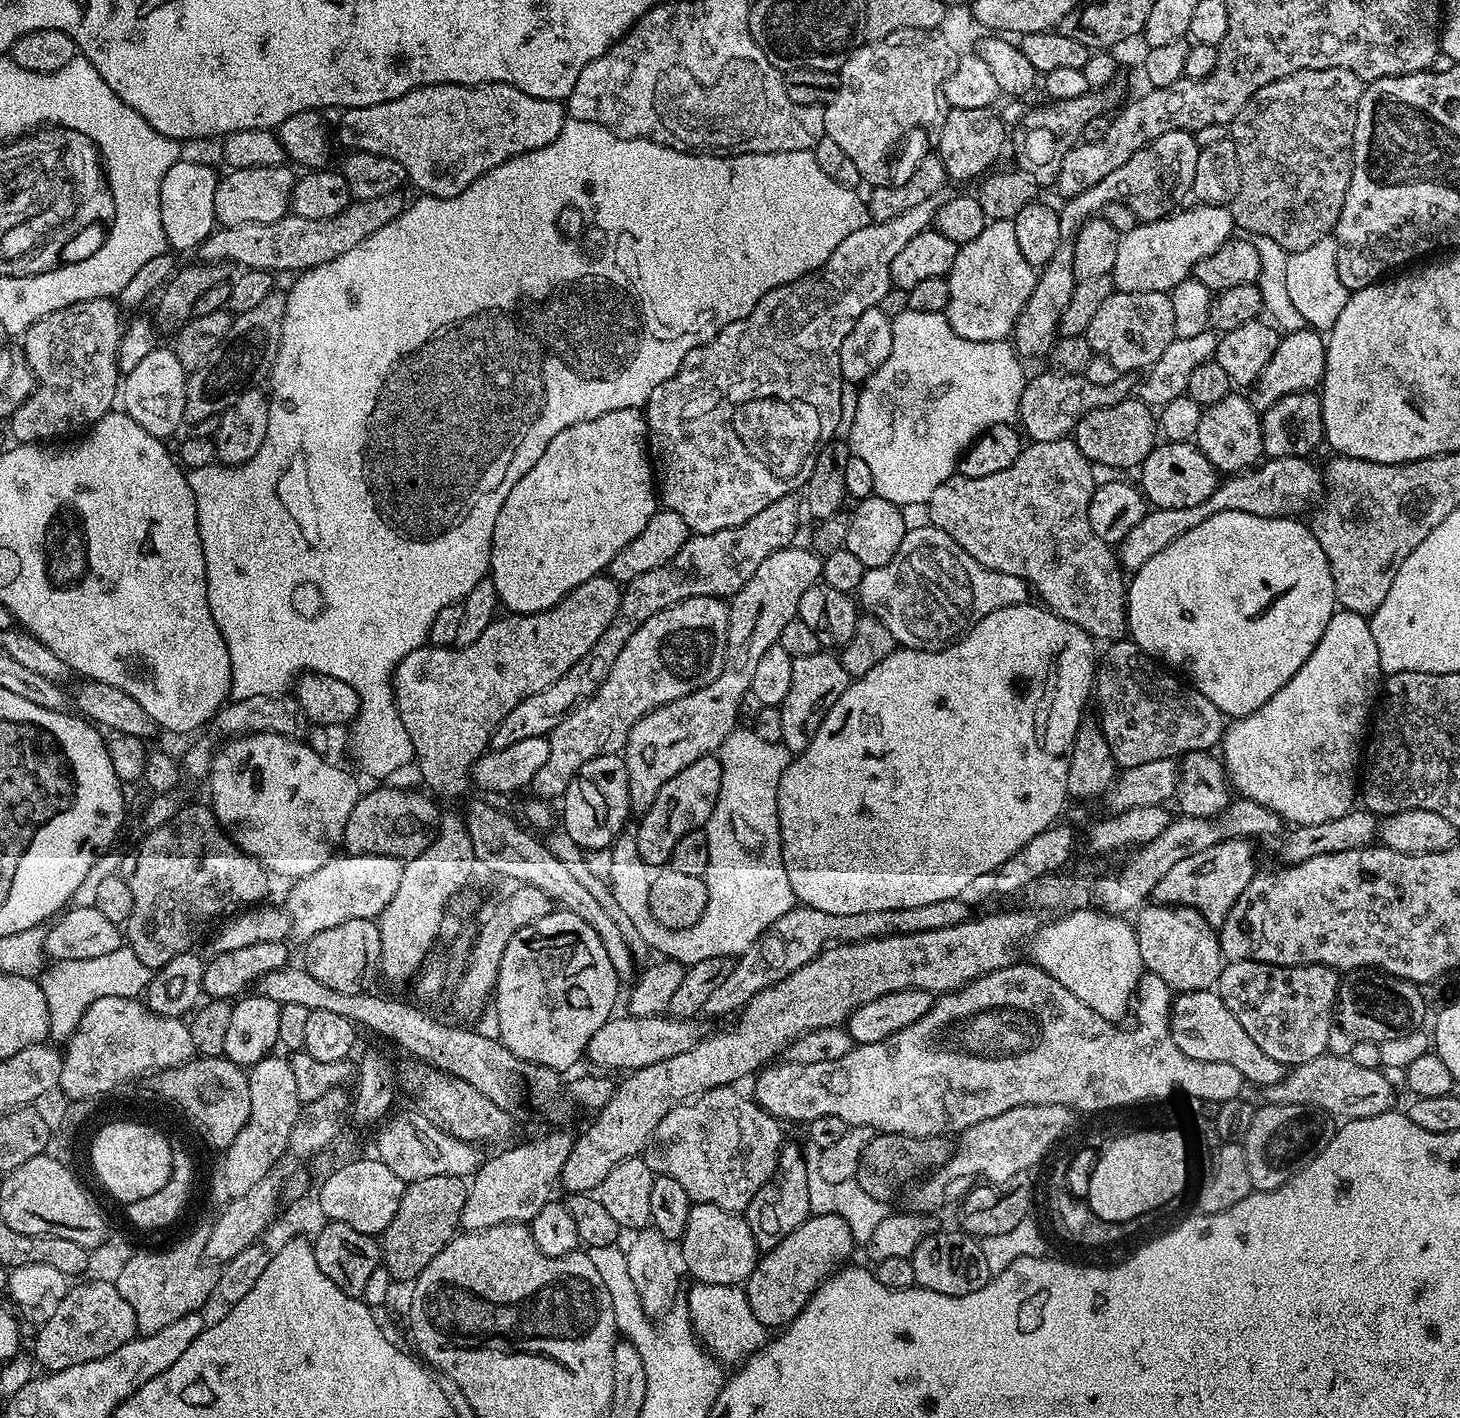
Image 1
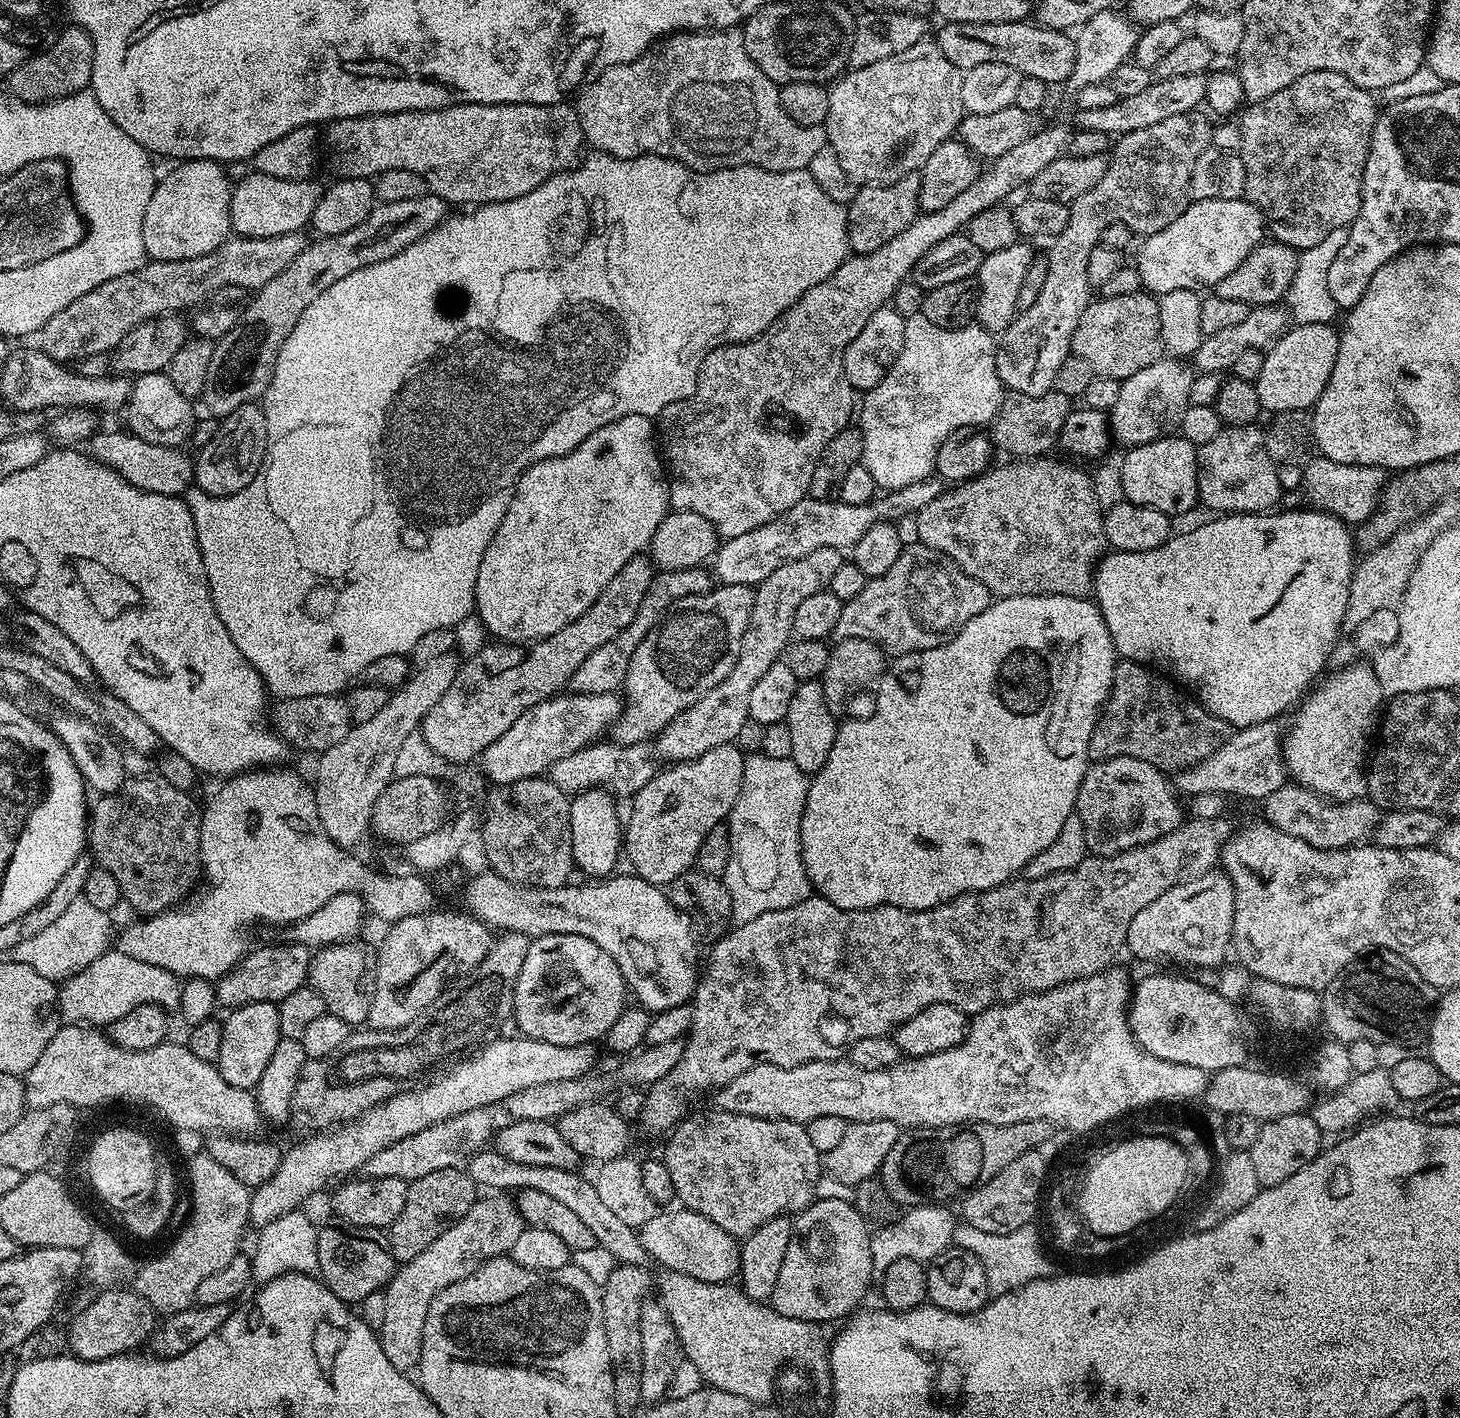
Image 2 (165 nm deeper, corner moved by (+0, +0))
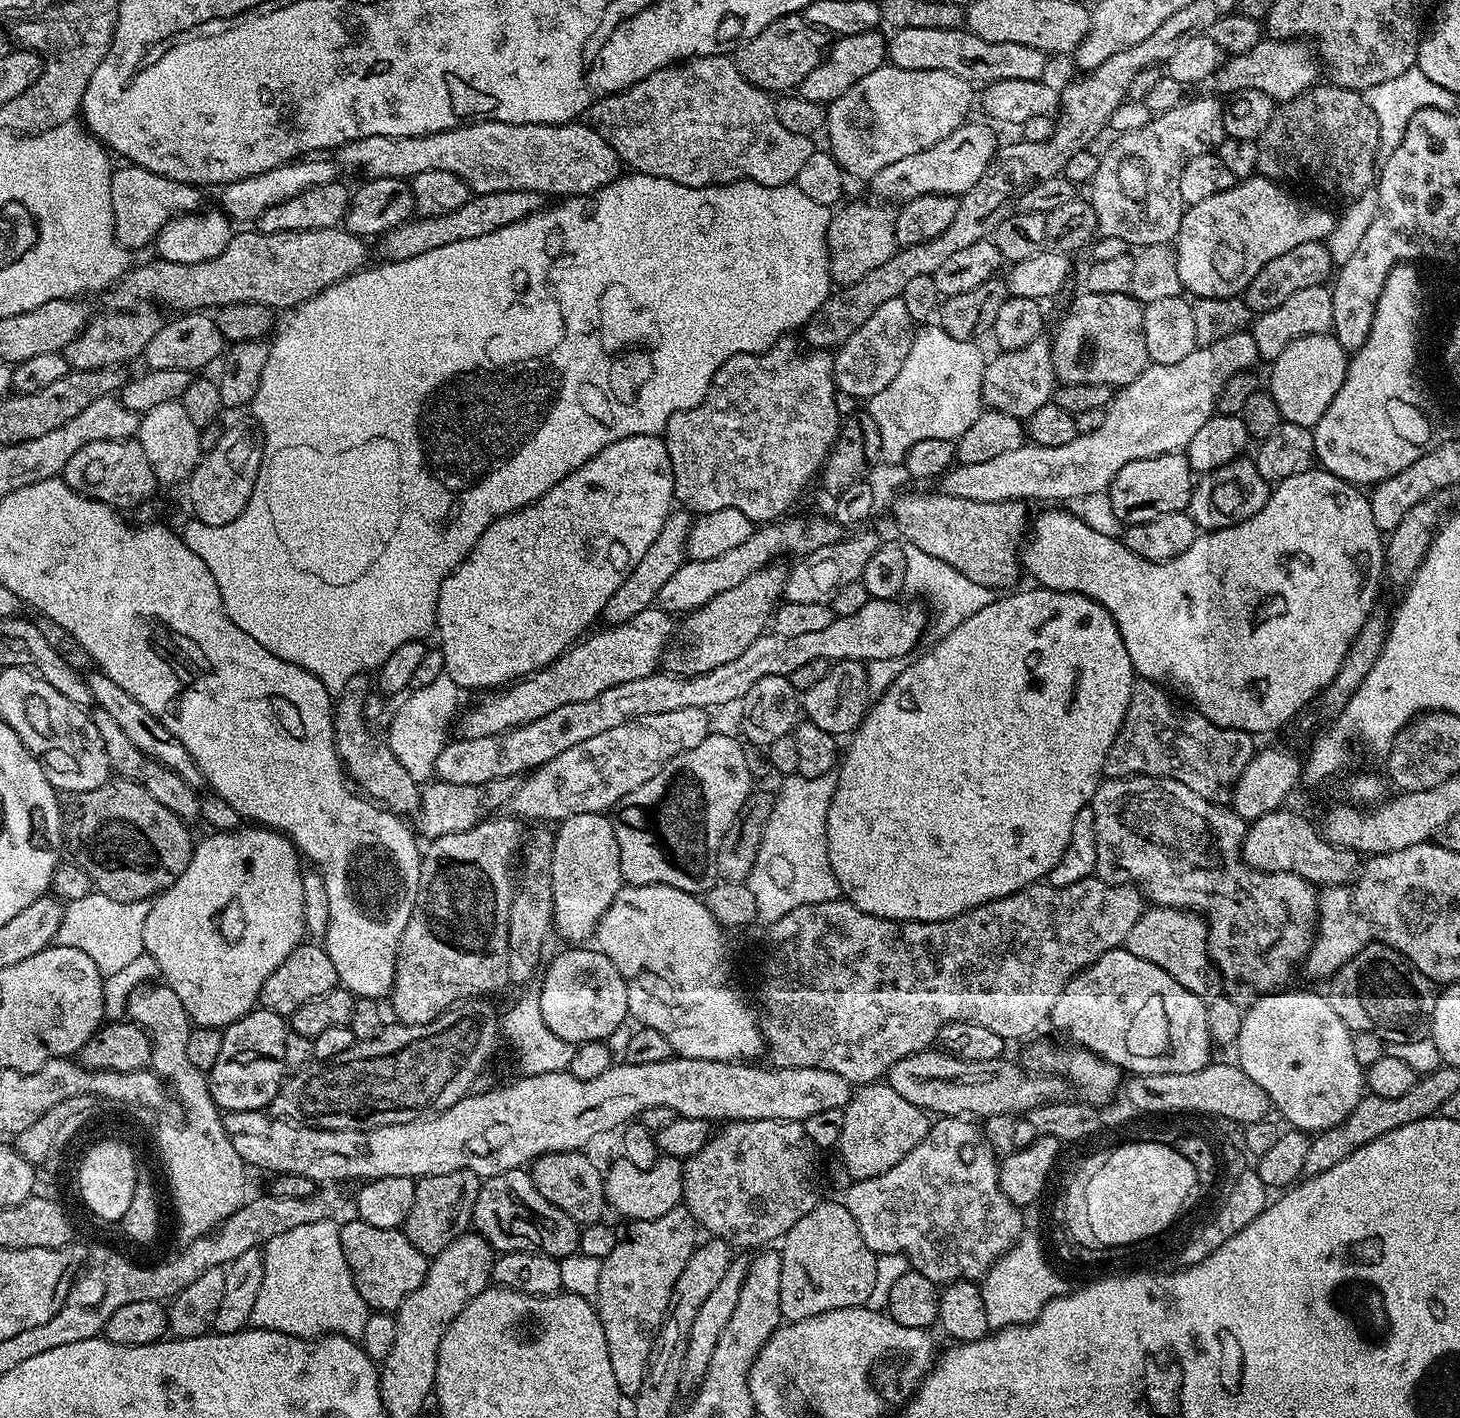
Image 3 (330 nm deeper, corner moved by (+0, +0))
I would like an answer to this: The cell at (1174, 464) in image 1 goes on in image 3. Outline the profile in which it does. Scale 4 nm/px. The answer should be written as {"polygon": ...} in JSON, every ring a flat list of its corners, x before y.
{"polygon":[[1171,452,1154,458,1142,458,1122,466,1106,491,1114,514,1125,524,1150,522,1158,514,1174,514,1187,509,1194,487,1194,473,1184,452]]}

